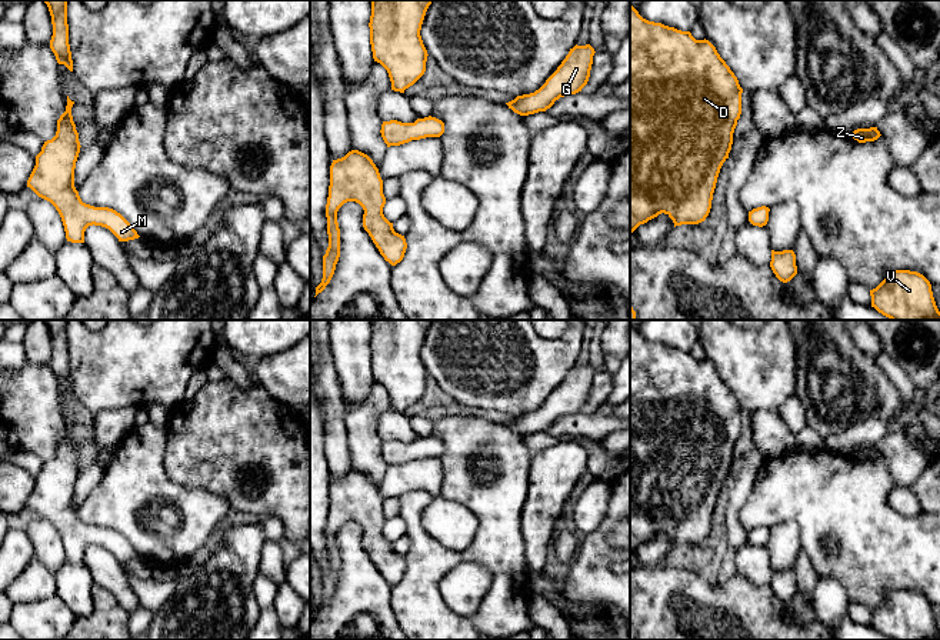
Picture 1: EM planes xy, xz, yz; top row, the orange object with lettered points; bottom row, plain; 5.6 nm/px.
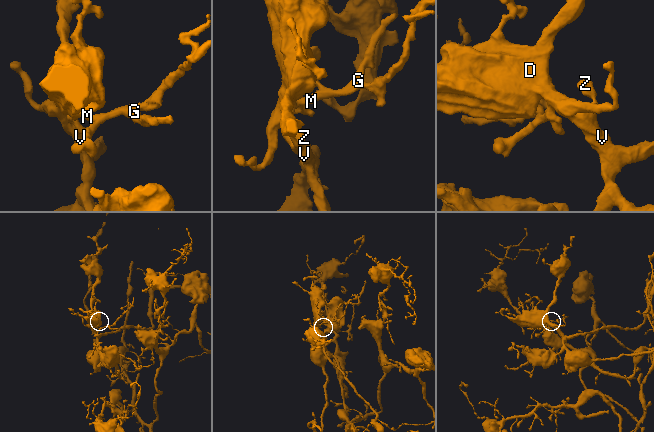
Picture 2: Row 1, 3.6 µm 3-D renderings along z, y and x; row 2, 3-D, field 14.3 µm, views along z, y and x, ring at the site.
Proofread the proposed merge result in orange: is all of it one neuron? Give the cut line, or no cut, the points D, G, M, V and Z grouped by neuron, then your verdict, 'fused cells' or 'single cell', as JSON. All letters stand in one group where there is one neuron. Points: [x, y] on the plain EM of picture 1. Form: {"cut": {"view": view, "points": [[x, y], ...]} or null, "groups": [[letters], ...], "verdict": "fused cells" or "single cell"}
{"cut": null, "groups": [["D", "G", "M", "V", "Z"]], "verdict": "single cell"}

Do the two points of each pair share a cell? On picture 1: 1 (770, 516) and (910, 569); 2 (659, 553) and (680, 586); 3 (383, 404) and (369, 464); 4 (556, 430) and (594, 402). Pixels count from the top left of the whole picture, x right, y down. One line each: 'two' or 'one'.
1: one
2: two
3: one
4: two

